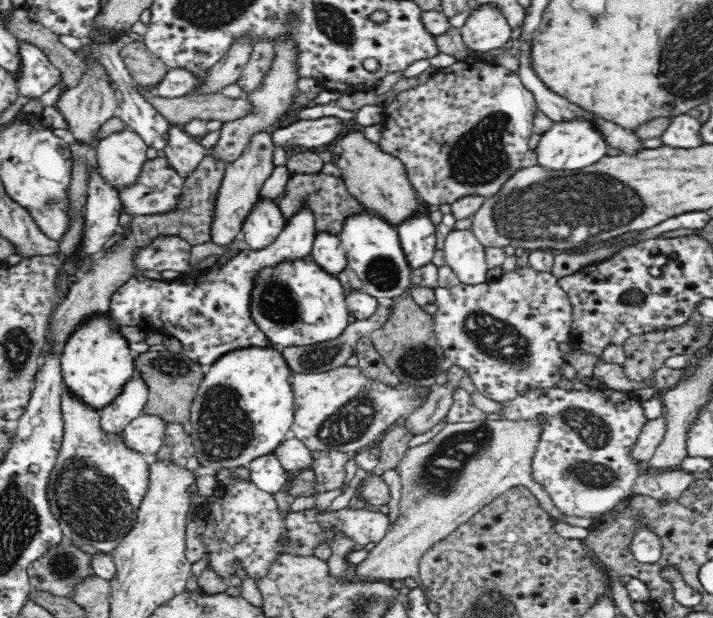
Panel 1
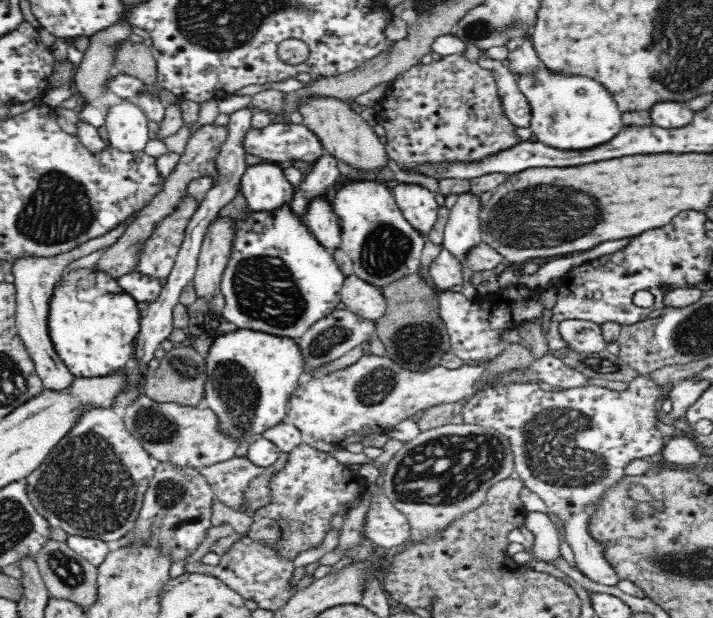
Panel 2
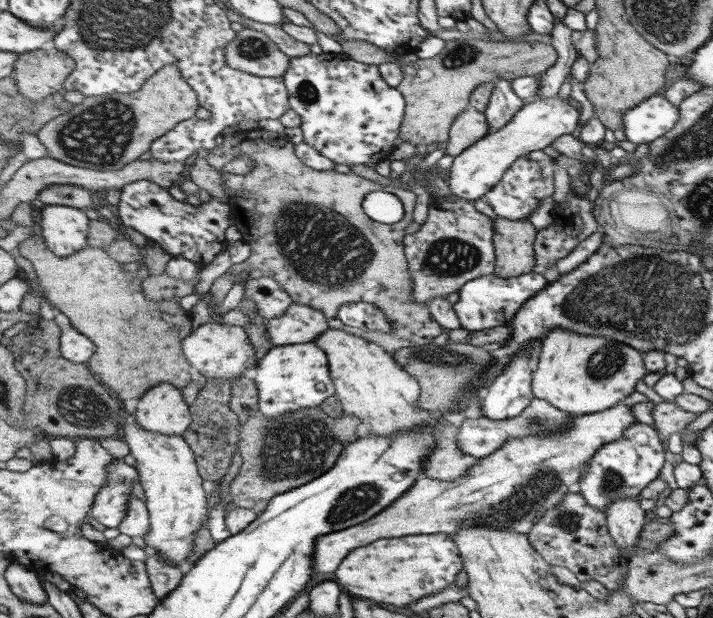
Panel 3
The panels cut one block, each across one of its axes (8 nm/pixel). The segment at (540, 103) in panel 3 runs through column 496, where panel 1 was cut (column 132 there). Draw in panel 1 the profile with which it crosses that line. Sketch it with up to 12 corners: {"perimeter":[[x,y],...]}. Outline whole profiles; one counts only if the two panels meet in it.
{"perimeter":[[129,128],[100,139],[96,172],[118,192],[136,184],[146,143]]}

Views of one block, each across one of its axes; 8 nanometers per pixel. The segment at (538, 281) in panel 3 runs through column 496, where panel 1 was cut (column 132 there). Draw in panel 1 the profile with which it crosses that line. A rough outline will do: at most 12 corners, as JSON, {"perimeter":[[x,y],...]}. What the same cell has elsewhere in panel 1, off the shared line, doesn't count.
{"perimeter":[[314,218],[264,249],[174,281],[143,274],[110,300],[116,325],[176,338],[212,366],[276,347],[251,318],[265,269],[311,258]]}

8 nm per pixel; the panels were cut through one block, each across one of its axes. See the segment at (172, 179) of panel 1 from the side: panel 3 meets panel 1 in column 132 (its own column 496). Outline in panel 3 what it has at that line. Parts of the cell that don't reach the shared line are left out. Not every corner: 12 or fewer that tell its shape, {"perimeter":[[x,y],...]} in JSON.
{"perimeter":[[553,158],[516,160],[485,194],[499,217],[527,220],[555,194]]}

